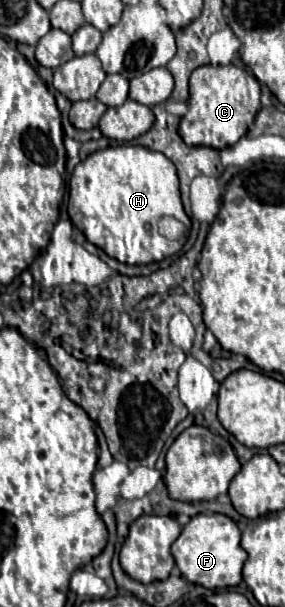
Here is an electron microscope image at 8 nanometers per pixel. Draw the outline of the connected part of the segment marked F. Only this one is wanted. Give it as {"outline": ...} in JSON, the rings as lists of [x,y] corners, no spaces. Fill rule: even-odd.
{"outline":[[[197,514],[183,526],[179,538],[171,546],[171,554],[183,574],[193,584],[201,584],[205,588],[229,588],[242,581],[243,562],[247,560],[247,552],[239,546],[241,532],[237,524],[225,514]]]}

